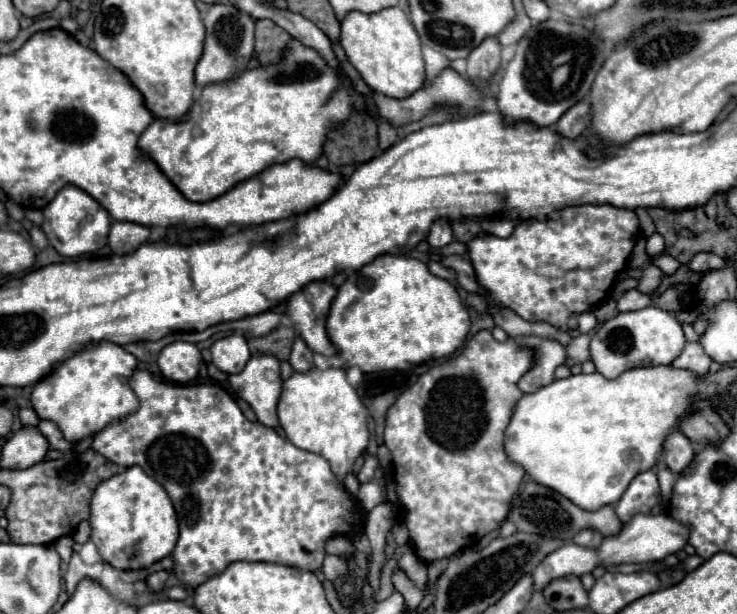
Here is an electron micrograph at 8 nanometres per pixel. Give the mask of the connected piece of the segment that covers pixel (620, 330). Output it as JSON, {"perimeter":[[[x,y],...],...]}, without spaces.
{"perimeter":[[[649,306],[635,312],[619,312],[615,318],[603,322],[591,338],[589,352],[599,374],[605,378],[617,378],[625,370],[639,366],[671,364],[685,346],[685,336],[677,318],[657,306]]]}

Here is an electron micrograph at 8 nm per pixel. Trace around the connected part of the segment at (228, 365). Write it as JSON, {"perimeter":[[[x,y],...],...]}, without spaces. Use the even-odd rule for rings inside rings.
{"perimeter":[[[231,334],[217,340],[211,346],[211,354],[213,354],[213,364],[227,374],[241,372],[251,358],[247,340],[241,334]]]}

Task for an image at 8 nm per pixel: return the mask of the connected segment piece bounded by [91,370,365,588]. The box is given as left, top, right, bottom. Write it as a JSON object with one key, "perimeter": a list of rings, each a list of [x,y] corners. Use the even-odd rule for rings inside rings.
{"perimeter":[[[135,370],[135,374],[131,376],[131,390],[135,392],[135,396],[139,398],[139,408],[129,414],[123,416],[115,422],[111,422],[109,426],[105,426],[101,432],[97,432],[93,436],[91,448],[95,452],[99,452],[101,456],[105,456],[107,460],[113,460],[119,466],[141,466],[153,480],[157,480],[165,492],[169,494],[177,518],[179,518],[179,540],[177,546],[171,554],[173,558],[173,574],[179,578],[181,584],[189,586],[189,588],[197,588],[199,584],[203,584],[205,580],[209,580],[207,576],[215,576],[221,574],[231,562],[237,560],[245,560],[245,562],[273,562],[273,564],[283,564],[283,566],[295,566],[307,572],[319,572],[323,566],[323,558],[325,558],[325,542],[331,536],[357,536],[365,530],[365,516],[363,516],[363,508],[361,504],[357,504],[357,500],[339,484],[337,476],[331,472],[329,462],[313,452],[301,450],[297,446],[293,446],[285,436],[281,436],[277,430],[263,426],[261,422],[249,422],[241,408],[237,406],[237,402],[219,386],[215,384],[193,384],[193,386],[179,386],[179,384],[167,384],[167,382],[159,382],[155,380],[147,370]]]}

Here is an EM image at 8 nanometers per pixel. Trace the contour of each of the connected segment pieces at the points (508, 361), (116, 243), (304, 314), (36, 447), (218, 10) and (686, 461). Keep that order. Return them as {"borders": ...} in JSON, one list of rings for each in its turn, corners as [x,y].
{"borders":[[[[481,330],[477,332],[467,344],[465,350],[461,350],[453,360],[449,360],[447,364],[435,366],[429,372],[421,374],[419,380],[405,390],[395,404],[389,408],[387,412],[387,426],[385,426],[385,444],[393,454],[394,480],[396,485],[396,493],[400,500],[403,510],[403,521],[409,530],[410,541],[413,543],[414,550],[419,560],[425,562],[433,562],[437,558],[449,558],[453,552],[457,552],[457,548],[465,548],[469,544],[473,544],[475,540],[483,538],[485,534],[489,534],[493,528],[499,528],[499,524],[507,518],[509,508],[511,508],[511,498],[515,496],[515,492],[519,490],[519,484],[525,476],[525,470],[517,464],[511,462],[505,454],[505,446],[503,446],[503,432],[509,426],[511,414],[515,404],[519,402],[519,398],[523,396],[523,392],[517,388],[519,378],[533,366],[533,350],[531,348],[523,348],[517,344],[515,338],[507,338],[505,342],[497,342],[489,330]]],[[[113,222],[109,232],[109,246],[115,254],[135,252],[149,240],[149,228],[135,222]]],[[[311,282],[299,290],[299,294],[289,298],[289,316],[295,322],[295,330],[313,352],[323,356],[337,354],[325,328],[335,294],[335,286],[327,282]]],[[[29,426],[17,430],[1,452],[1,468],[29,468],[45,458],[49,450],[47,438],[39,428]]],[[[213,4],[207,16],[203,18],[203,24],[207,30],[205,48],[195,68],[195,80],[199,88],[241,74],[241,70],[245,70],[247,62],[251,60],[253,42],[255,42],[255,20],[249,14],[235,8],[233,4]]],[[[673,432],[665,442],[665,464],[671,472],[681,474],[693,460],[695,448],[681,432]]]]}

